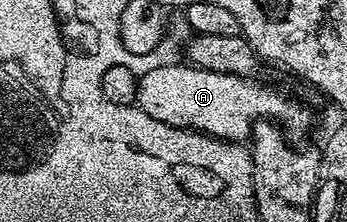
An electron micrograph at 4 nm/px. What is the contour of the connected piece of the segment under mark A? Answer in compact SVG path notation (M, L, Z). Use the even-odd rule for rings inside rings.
M189 63L163 65L154 67L154 71L139 74L135 104L143 109L144 116L158 119L158 123L179 129L194 129L224 141L241 143L251 138L252 126L258 121L274 121L289 130L304 129L311 123L311 115L298 102L258 82L238 75L197 69Z

